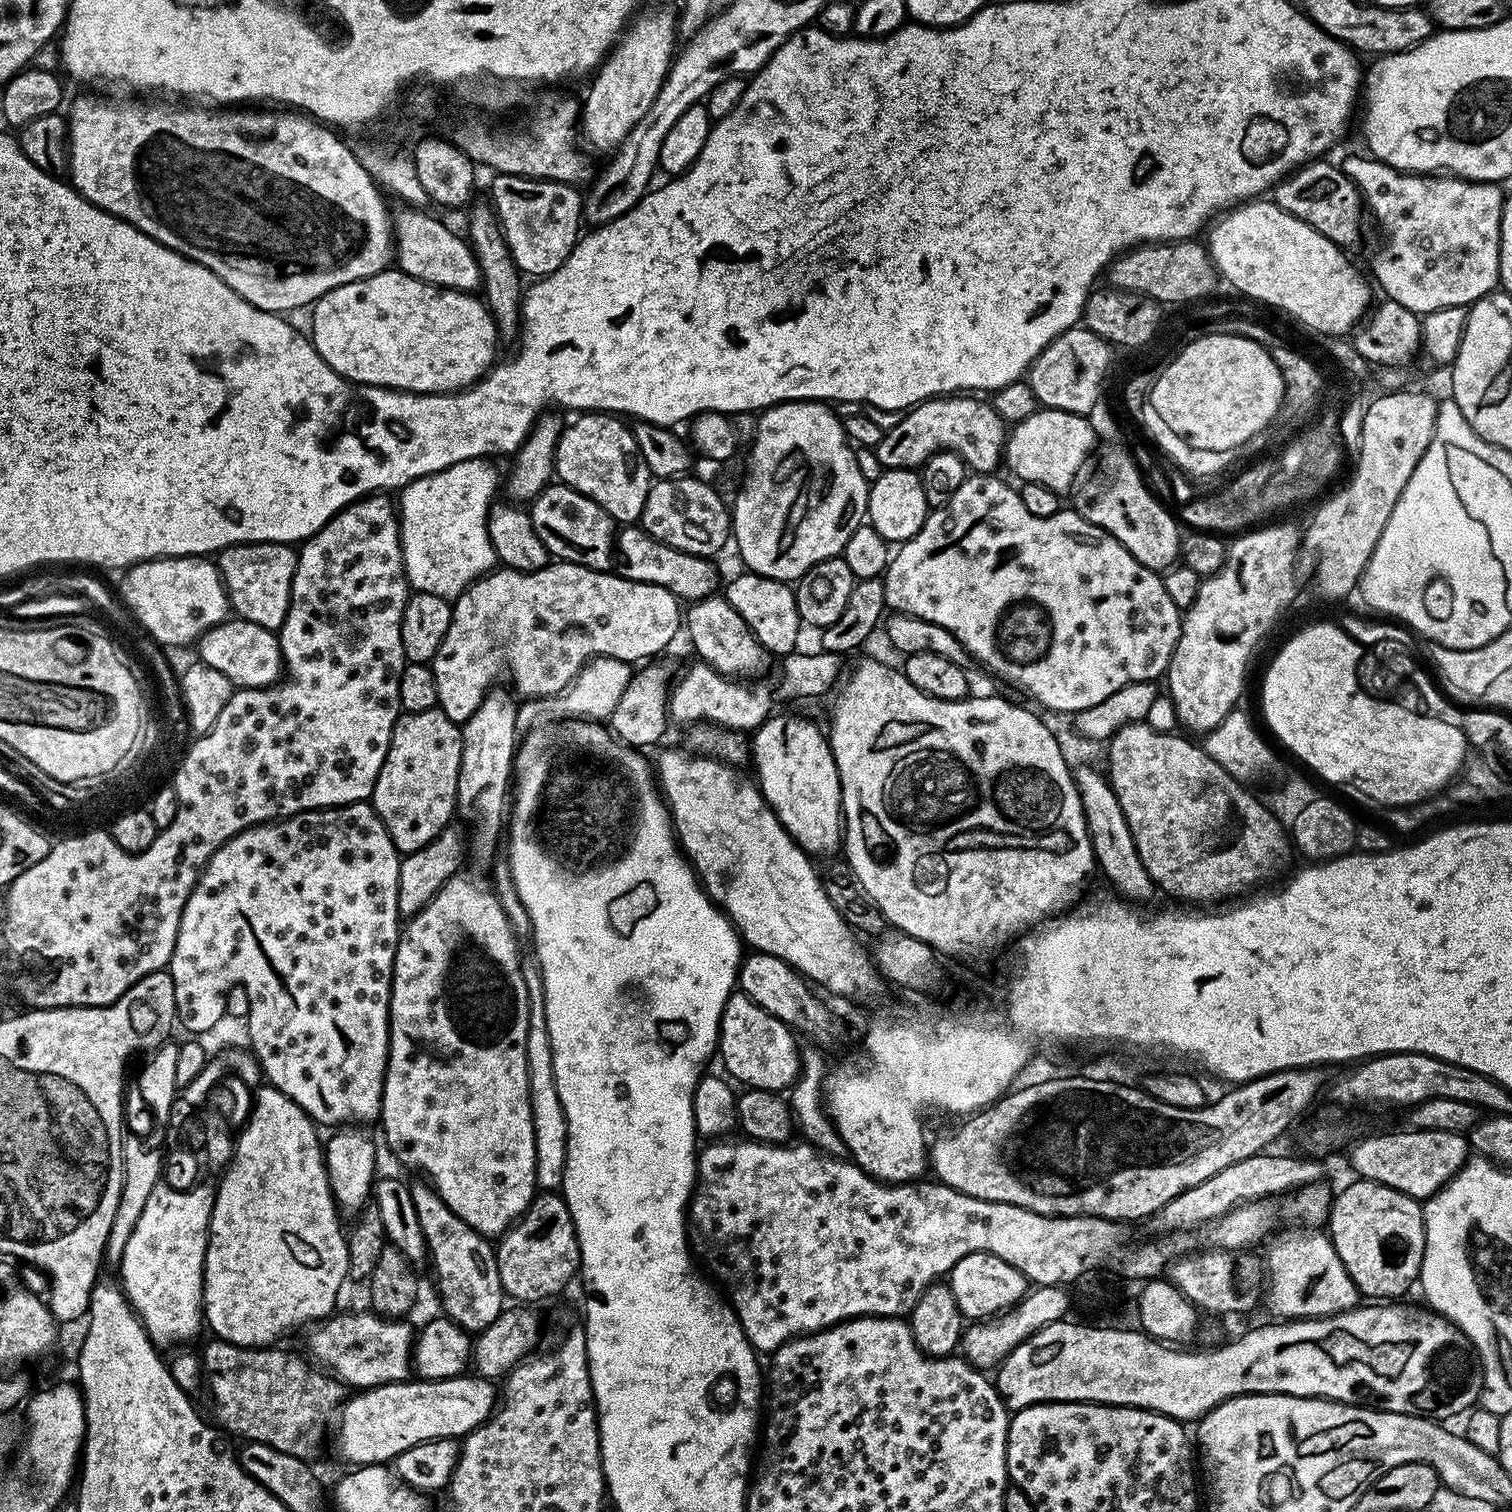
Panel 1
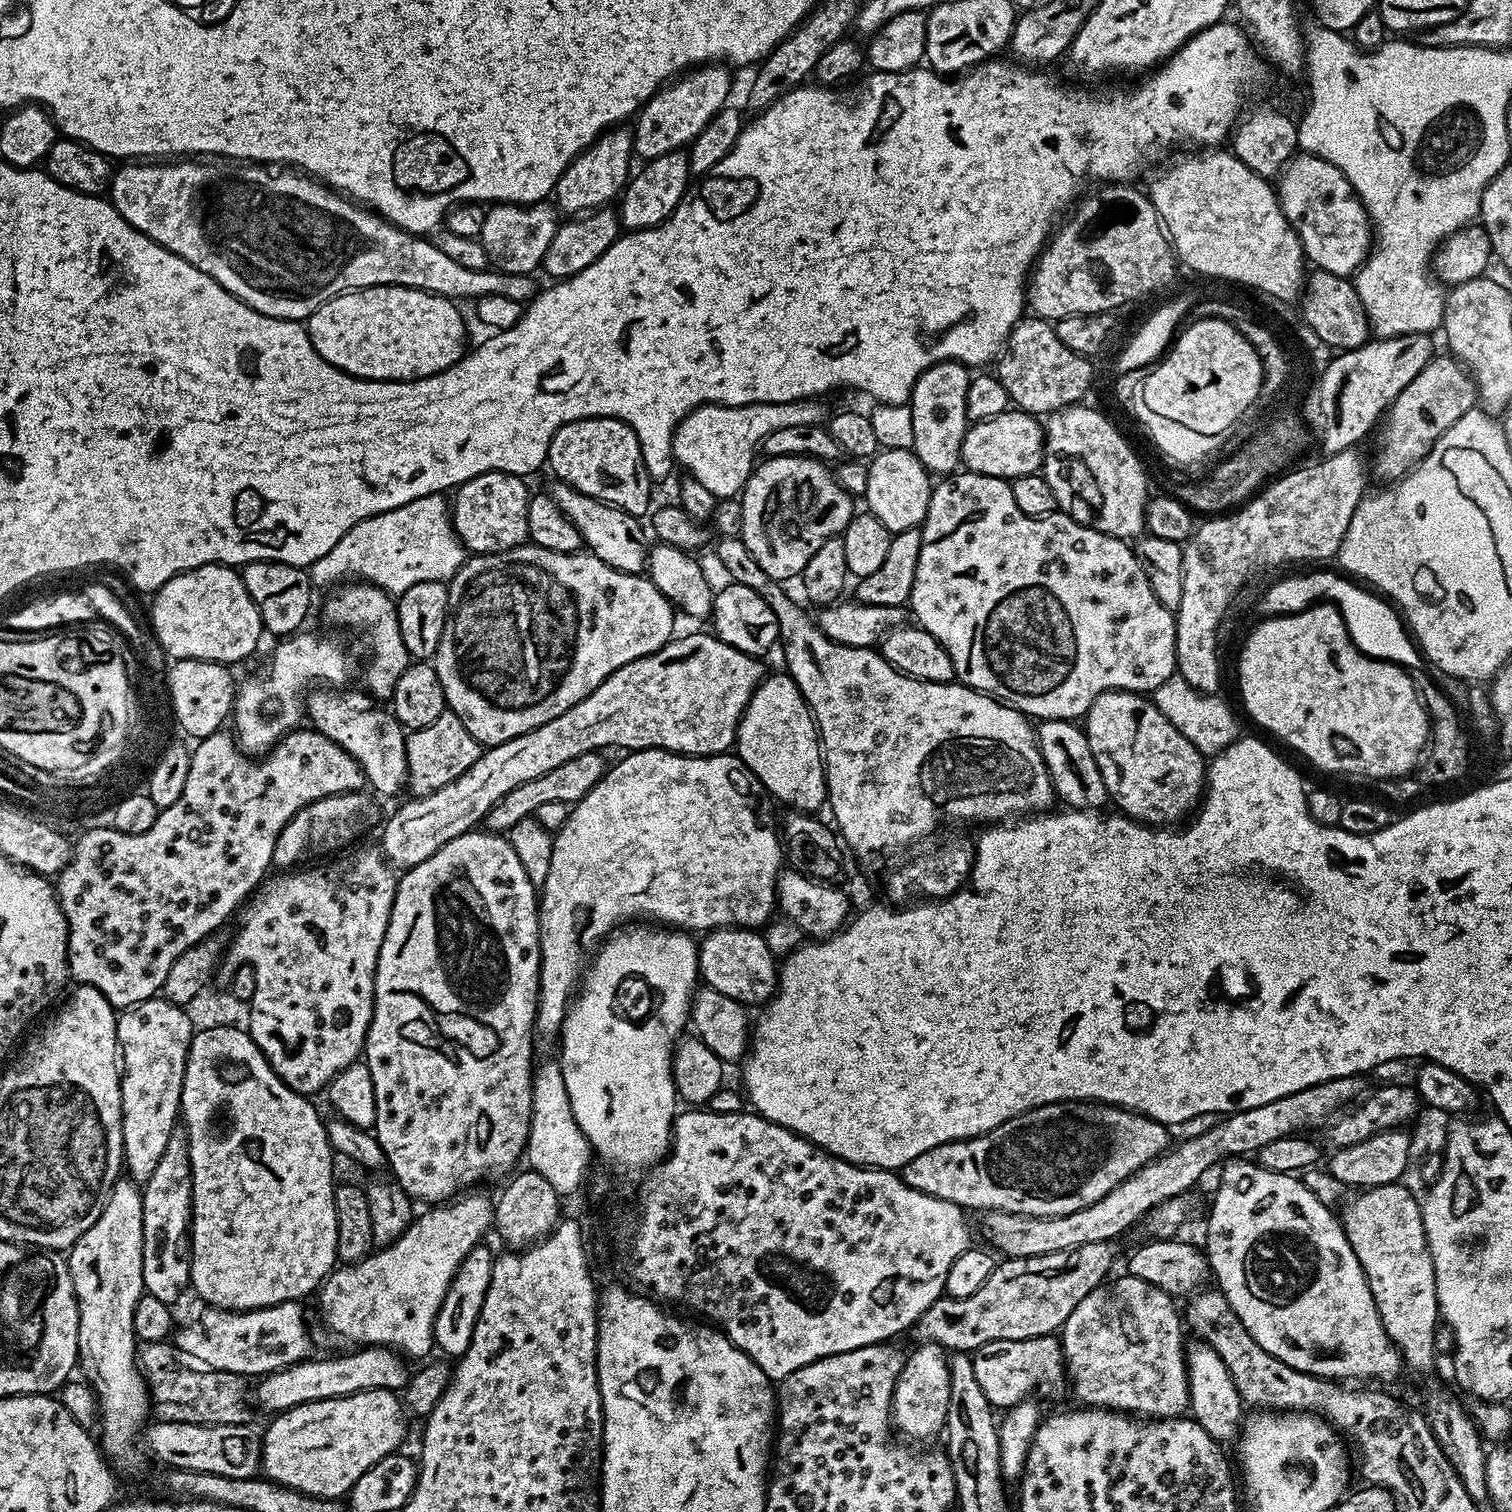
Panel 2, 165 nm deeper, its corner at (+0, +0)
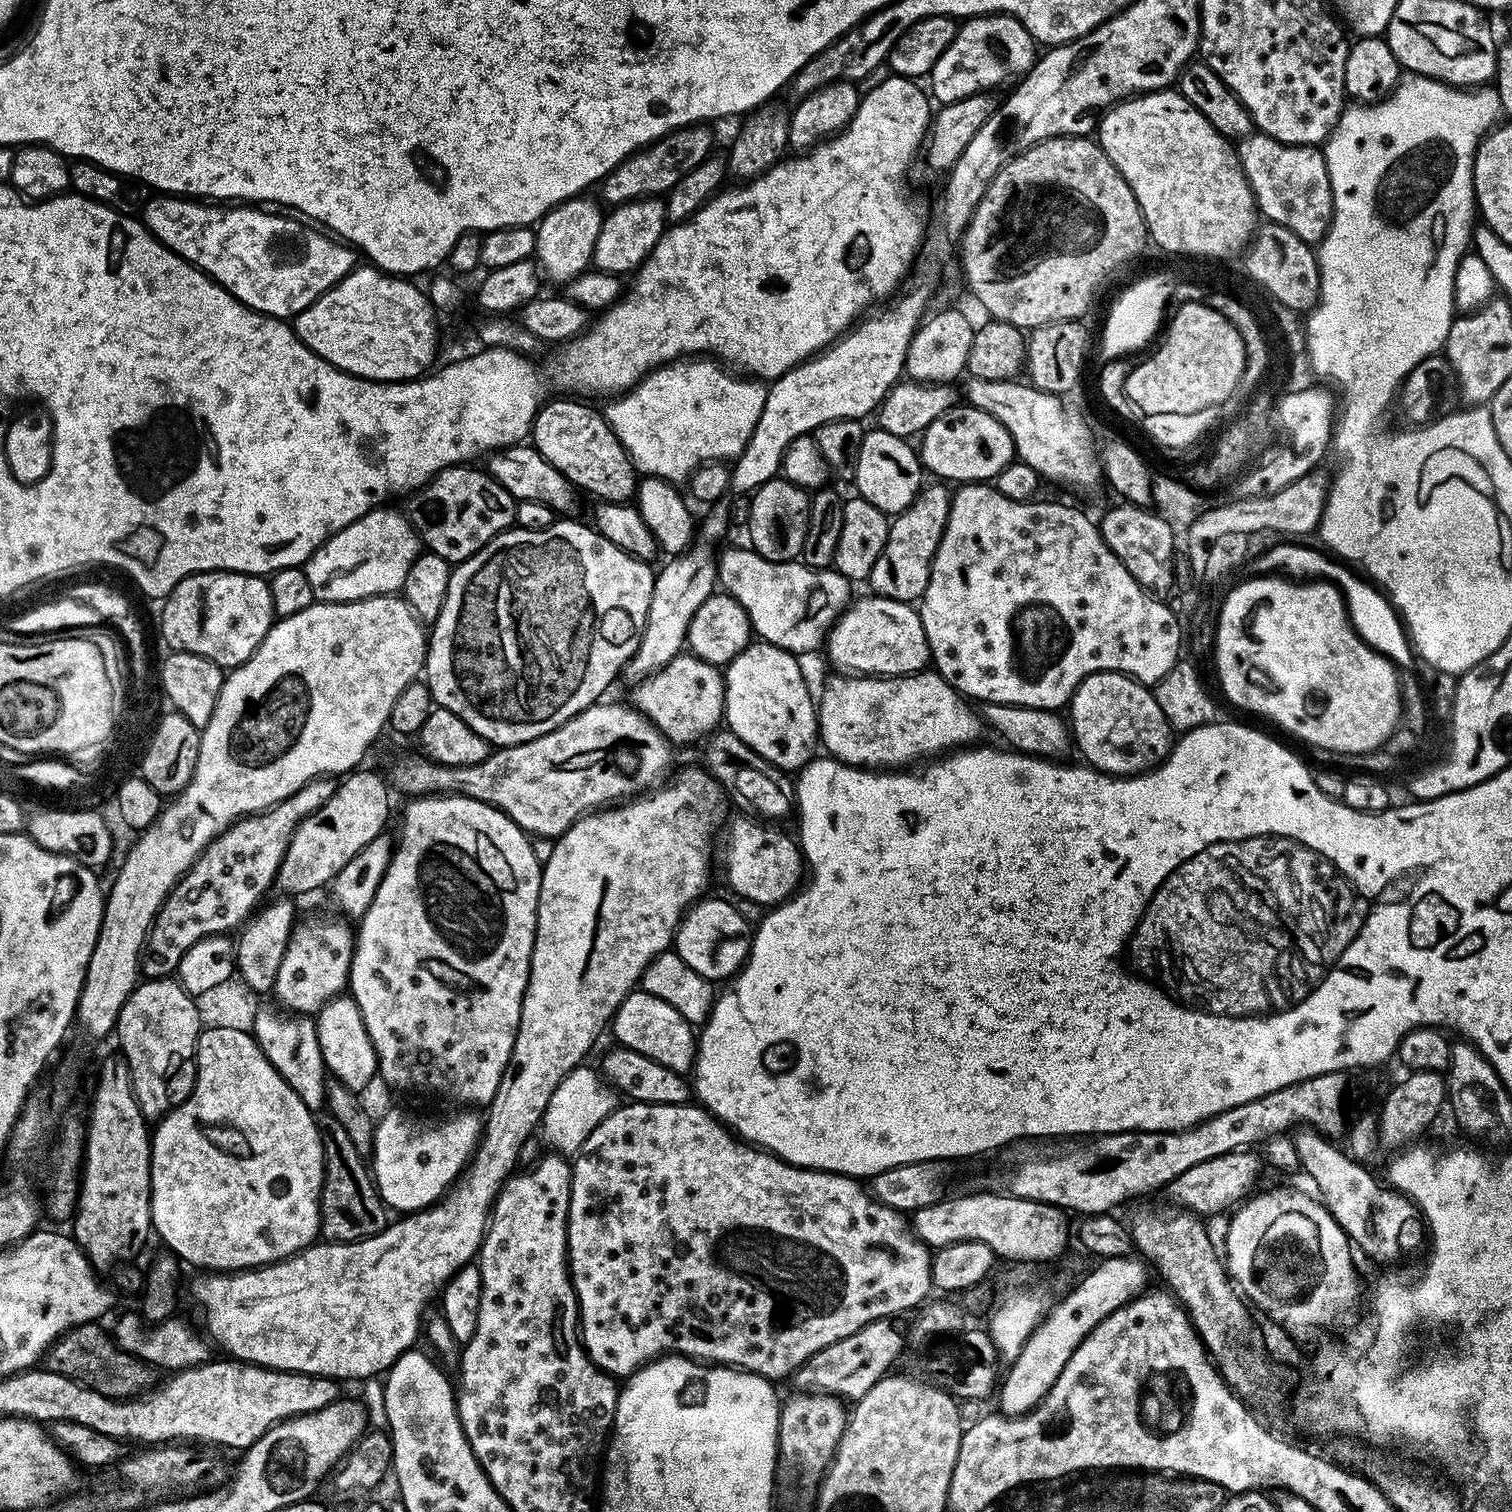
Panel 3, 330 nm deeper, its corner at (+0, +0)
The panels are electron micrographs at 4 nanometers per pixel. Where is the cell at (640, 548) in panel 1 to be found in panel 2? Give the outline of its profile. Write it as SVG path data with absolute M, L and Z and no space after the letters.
M553 483L550 495L558 502L558 510L578 526L578 534L584 540L584 548L591 555L598 557L606 566L623 572L637 574L645 571L648 562L649 541L644 541L644 528L637 517L631 516L626 510L612 508L598 498L590 498L590 494L582 494L569 484Z

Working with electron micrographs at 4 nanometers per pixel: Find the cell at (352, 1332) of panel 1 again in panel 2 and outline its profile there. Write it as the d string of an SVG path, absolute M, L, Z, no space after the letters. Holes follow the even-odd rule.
M287 1300L269 1308L249 1312L231 1312L225 1308L205 1307L204 1313L189 1328L175 1333L174 1341L188 1356L193 1356L205 1369L233 1372L242 1378L263 1378L290 1364L309 1359L312 1336L304 1317L303 1303ZM180 1332L180 1333L179 1333ZM204 1363L204 1364L203 1364Z

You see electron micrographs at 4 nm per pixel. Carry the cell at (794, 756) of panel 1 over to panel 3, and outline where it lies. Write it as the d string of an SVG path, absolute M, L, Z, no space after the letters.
M753 642L742 650L726 665L724 672L724 720L727 727L746 746L750 746L766 762L770 762L775 768L787 770L799 770L813 759L812 752L818 748L818 704L814 699L814 692L808 689L808 684L804 681L804 672L800 669L800 664L795 655L786 650L782 650L773 644L763 642Z

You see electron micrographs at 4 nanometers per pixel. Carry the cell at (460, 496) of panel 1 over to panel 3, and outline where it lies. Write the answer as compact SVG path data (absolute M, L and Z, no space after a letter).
M377 506L368 512L362 518L358 518L354 522L350 522L350 526L346 526L340 532L336 532L332 535L324 546L317 550L313 556L308 559L306 565L306 571L308 574L308 581L310 582L310 590L312 591L313 597L317 601L323 602L325 604L345 604L351 600L365 600L371 596L391 596L393 594L399 593L404 587L406 582L406 574L410 574L410 566L414 562L414 558L419 556L422 551L422 541L416 534L416 529L412 526L412 521L403 511L395 512L394 509L388 508L392 506Z

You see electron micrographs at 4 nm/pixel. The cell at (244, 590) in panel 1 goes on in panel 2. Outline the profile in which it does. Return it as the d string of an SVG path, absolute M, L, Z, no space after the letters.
M255 560L243 565L244 585L260 611L260 622L265 633L273 632L276 638L295 634L305 627L304 619L312 608L314 585L311 575L298 566L273 560Z

